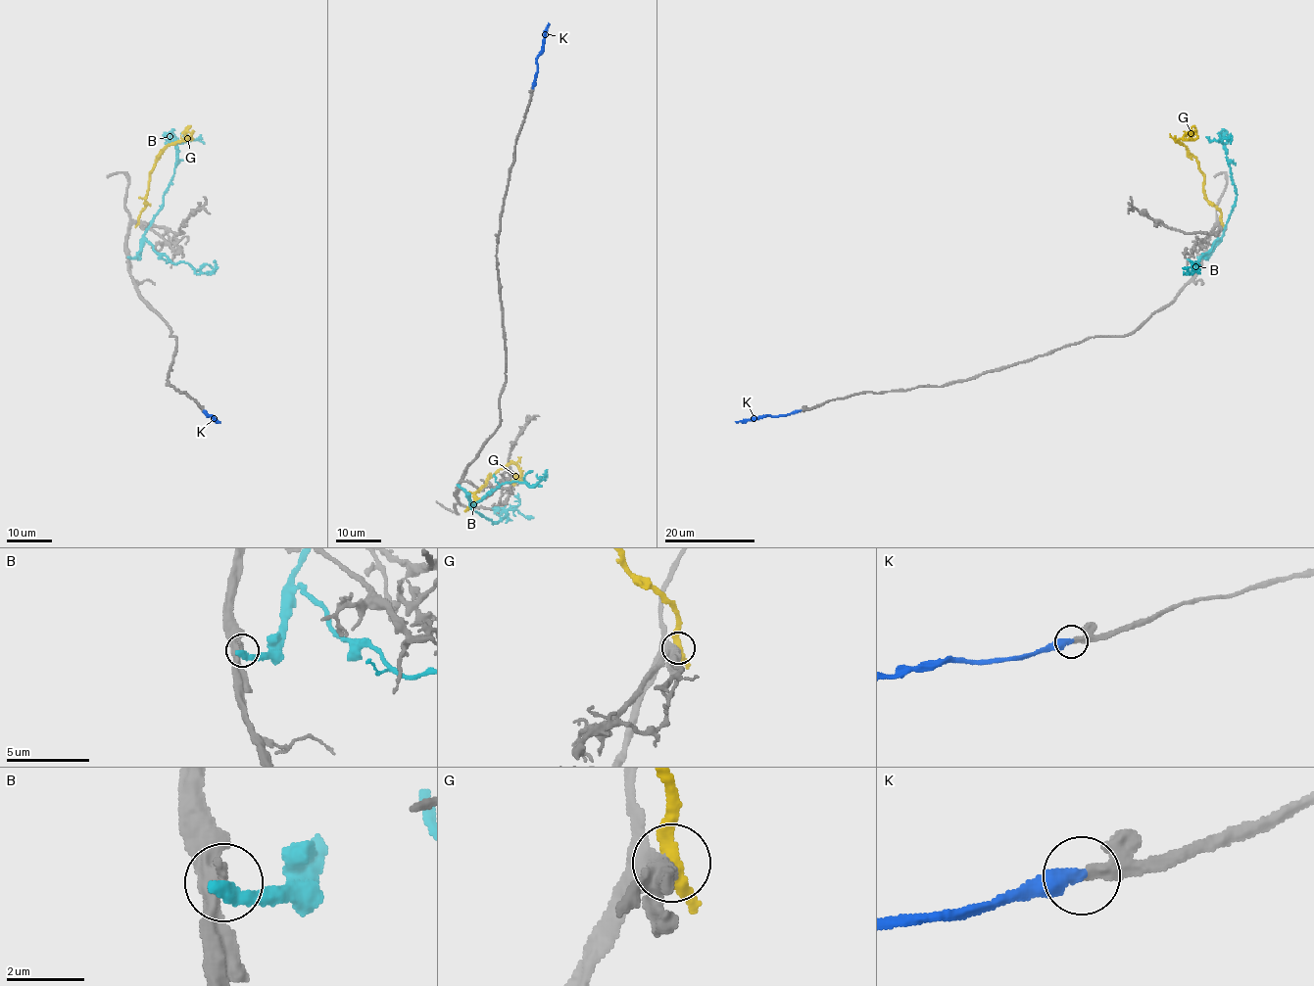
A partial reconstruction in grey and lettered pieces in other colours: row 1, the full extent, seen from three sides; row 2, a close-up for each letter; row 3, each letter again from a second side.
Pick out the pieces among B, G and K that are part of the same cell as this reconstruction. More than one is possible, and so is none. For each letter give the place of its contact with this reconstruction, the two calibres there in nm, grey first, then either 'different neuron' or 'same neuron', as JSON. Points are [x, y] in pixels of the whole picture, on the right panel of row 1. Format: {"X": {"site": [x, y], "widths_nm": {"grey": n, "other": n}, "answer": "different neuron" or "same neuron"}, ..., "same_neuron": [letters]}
{"B": {"site": [1198, 257], "widths_nm": {"grey": 280, "other": 400}, "answer": "different neuron"}, "G": {"site": [1221, 221], "widths_nm": {"grey": 440, "other": 320}, "answer": "different neuron"}, "K": {"site": [800, 410], "widths_nm": {"grey": 300, "other": 420}, "answer": "same neuron"}, "same_neuron": ["K"]}

